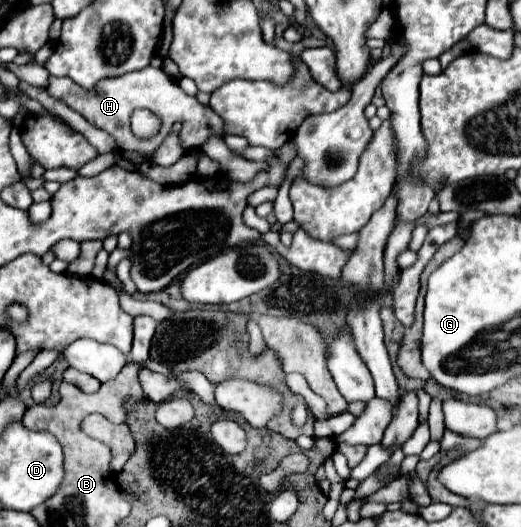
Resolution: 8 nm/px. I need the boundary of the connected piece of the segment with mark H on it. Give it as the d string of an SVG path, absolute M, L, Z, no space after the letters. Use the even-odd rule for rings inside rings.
M144 67L142 71L134 71L130 75L104 79L96 85L94 91L84 91L72 79L66 79L66 77L62 77L62 79L50 77L48 93L56 99L62 99L66 105L70 105L74 111L78 111L94 127L110 133L116 139L118 149L122 153L136 151L146 157L152 155L162 145L162 141L168 137L168 133L172 131L172 125L176 121L182 121L182 131L178 133L178 139L180 139L180 145L184 151L200 149L206 143L206 139L212 135L216 135L220 139L224 139L224 135L226 135L224 123L218 113L214 113L208 105L198 103L196 97L186 95L174 79L170 79L162 69L156 69L156 67ZM140 107L150 109L152 113L156 113L162 119L162 131L150 141L140 141L130 131L130 115L134 109L140 109Z

